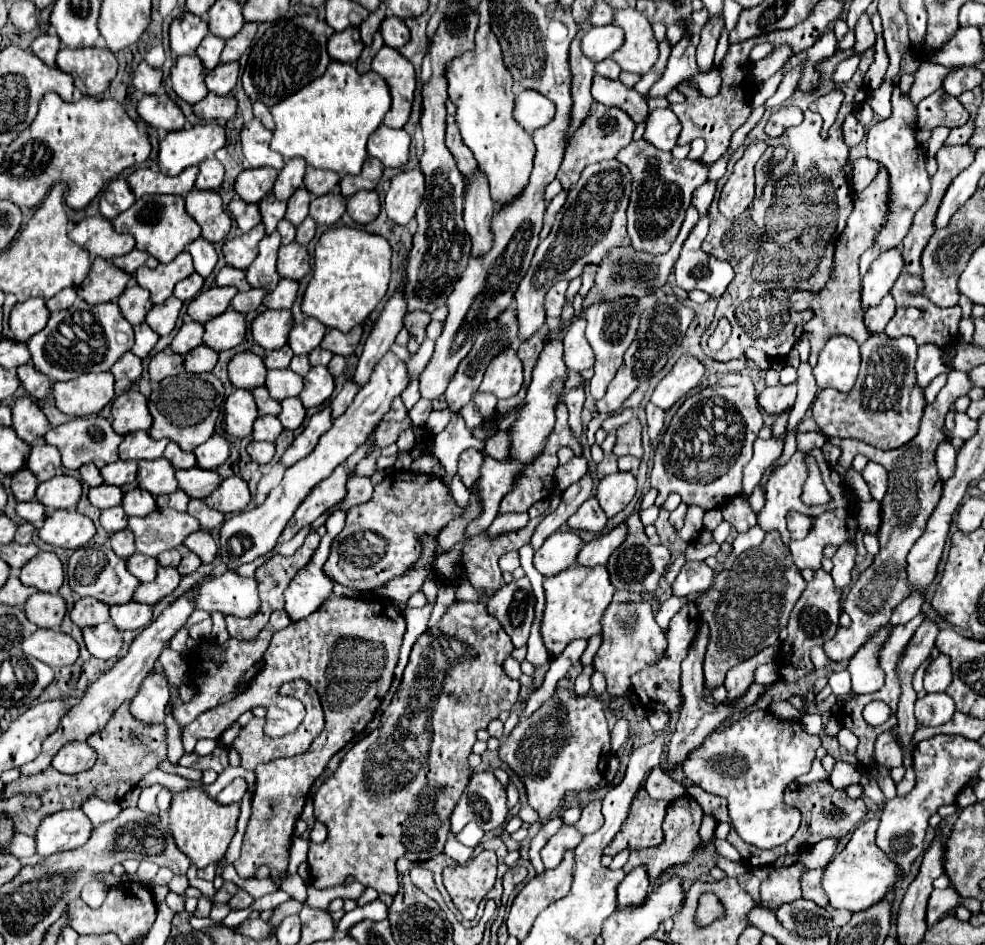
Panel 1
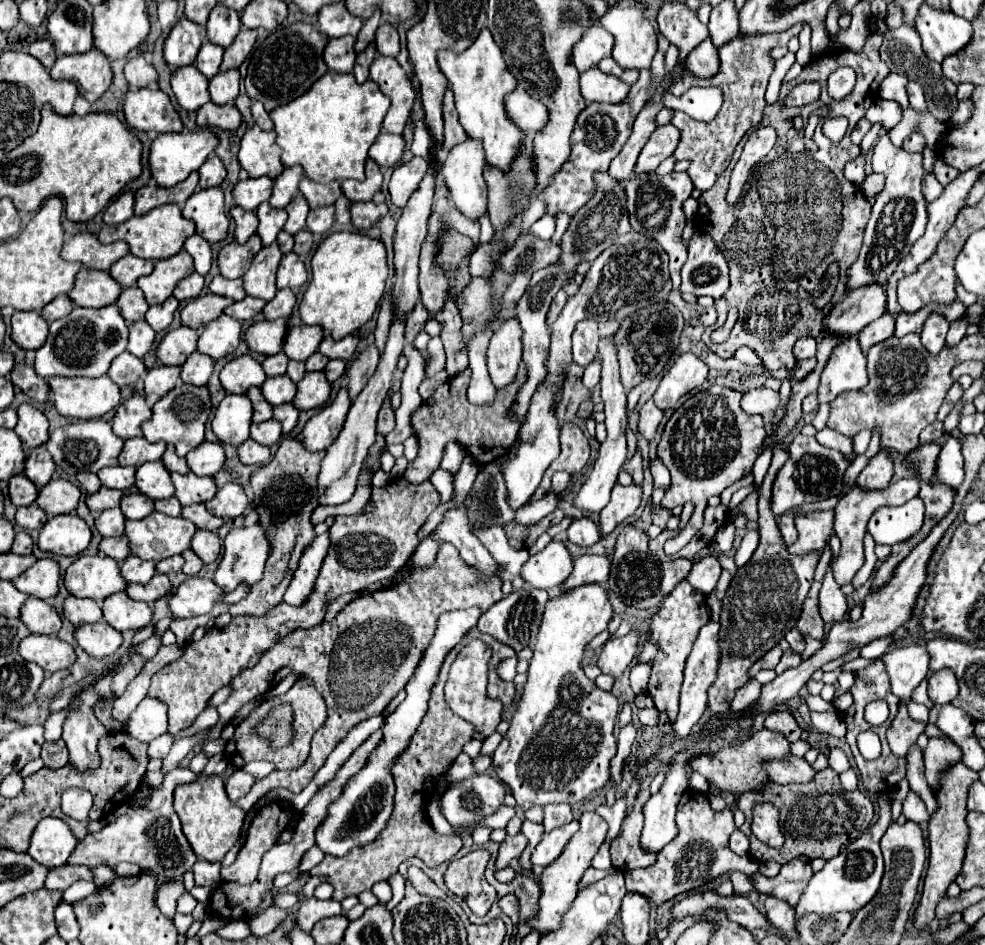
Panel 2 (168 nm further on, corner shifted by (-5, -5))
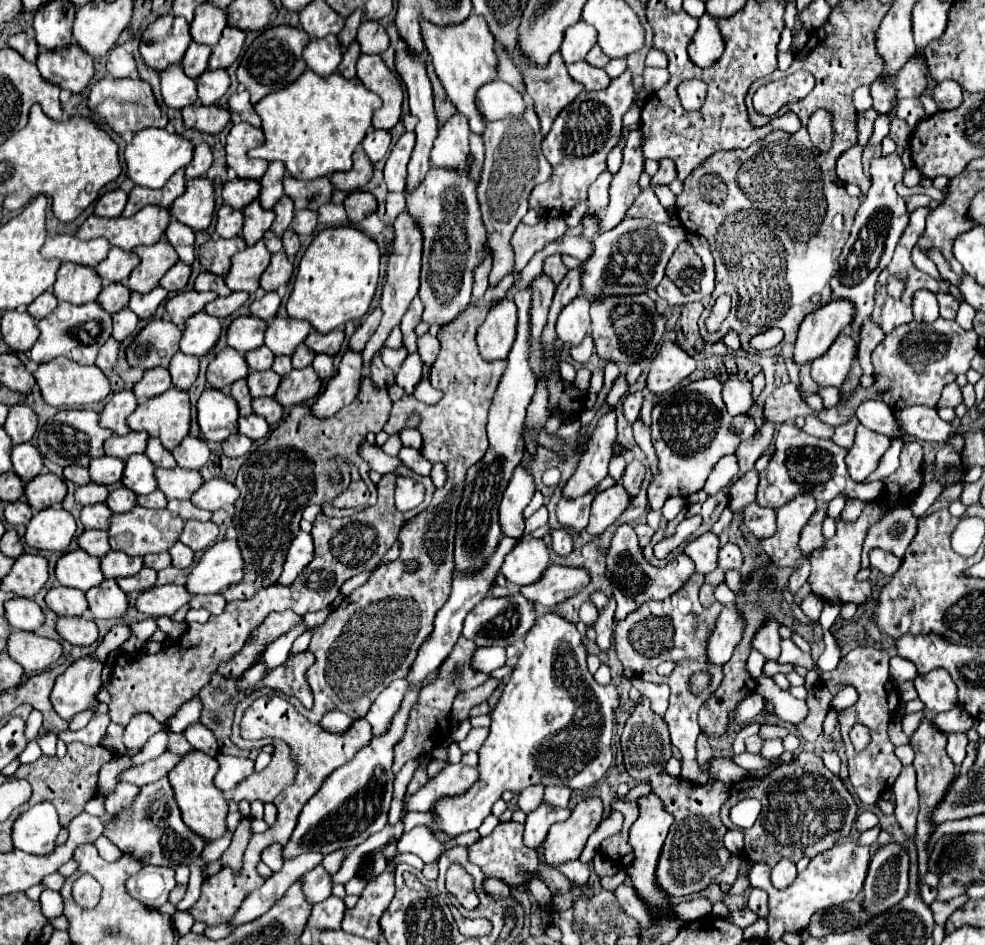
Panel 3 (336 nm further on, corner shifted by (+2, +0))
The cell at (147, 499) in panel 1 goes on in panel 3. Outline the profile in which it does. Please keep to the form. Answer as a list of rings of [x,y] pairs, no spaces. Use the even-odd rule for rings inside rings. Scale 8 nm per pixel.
[[[119,487],[109,493],[107,505],[113,513],[127,513],[137,505],[137,495],[133,491],[129,491],[127,487]]]

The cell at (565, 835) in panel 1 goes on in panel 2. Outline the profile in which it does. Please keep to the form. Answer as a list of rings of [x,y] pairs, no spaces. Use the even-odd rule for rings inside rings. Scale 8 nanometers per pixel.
[[[572,820],[564,826],[558,826],[550,832],[544,832],[542,840],[532,850],[532,864],[534,866],[552,864],[552,860],[556,860],[556,856],[560,856],[560,852],[564,850],[564,844],[570,840],[570,836],[574,832],[578,832],[578,820]]]

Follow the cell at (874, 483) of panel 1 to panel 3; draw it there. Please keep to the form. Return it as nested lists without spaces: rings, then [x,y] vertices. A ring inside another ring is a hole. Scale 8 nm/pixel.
[[[863,425],[857,427],[855,445],[849,449],[845,463],[853,481],[865,481],[879,465],[879,459],[889,449],[891,439],[881,433],[873,433]]]

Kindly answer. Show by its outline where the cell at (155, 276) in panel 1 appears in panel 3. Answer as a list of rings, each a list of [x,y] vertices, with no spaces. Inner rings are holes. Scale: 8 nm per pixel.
[[[161,239],[151,247],[137,247],[135,253],[141,259],[129,275],[129,289],[135,293],[149,293],[153,287],[159,287],[161,277],[179,261],[167,239]]]

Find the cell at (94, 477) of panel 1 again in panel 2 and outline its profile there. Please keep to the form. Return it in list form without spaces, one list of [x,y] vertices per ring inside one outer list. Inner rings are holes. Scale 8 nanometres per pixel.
[[[80,472],[78,476],[76,476],[76,480],[80,482],[80,486],[84,486],[86,488],[86,492],[88,494],[94,494],[102,484],[100,484],[100,480],[98,480],[98,476],[96,474],[92,474],[92,472]]]

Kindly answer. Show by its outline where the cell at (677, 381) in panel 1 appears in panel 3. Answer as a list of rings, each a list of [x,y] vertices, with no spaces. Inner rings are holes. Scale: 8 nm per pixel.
[[[667,341],[661,345],[659,353],[653,359],[647,389],[655,395],[665,395],[673,391],[683,379],[687,379],[697,367],[697,361],[687,355],[679,345]]]

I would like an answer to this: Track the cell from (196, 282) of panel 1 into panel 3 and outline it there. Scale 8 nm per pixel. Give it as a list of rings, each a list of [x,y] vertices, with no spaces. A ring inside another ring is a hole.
[[[177,261],[177,263],[165,273],[165,277],[161,279],[161,287],[165,287],[165,289],[171,291],[171,293],[177,293],[177,291],[181,291],[181,289],[187,285],[189,275],[191,275],[191,267],[185,265],[185,263],[181,263],[181,261]]]

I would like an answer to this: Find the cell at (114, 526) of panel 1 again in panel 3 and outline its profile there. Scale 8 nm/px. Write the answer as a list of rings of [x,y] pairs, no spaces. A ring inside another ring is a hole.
[[[95,503],[95,505],[85,505],[81,511],[81,523],[85,529],[109,529],[109,519],[113,513],[105,503]]]

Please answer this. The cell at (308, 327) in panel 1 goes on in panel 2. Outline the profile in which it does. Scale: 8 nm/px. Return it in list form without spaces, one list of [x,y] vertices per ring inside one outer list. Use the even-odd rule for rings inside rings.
[[[296,326],[286,332],[282,352],[290,360],[306,360],[310,354],[316,352],[320,340],[324,338],[324,332],[320,326]]]

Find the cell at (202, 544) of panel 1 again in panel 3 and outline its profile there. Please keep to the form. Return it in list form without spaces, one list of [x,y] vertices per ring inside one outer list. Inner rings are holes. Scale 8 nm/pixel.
[[[187,521],[183,535],[181,535],[181,543],[185,543],[187,547],[191,547],[193,551],[205,551],[209,545],[213,545],[217,541],[217,525],[207,521]]]

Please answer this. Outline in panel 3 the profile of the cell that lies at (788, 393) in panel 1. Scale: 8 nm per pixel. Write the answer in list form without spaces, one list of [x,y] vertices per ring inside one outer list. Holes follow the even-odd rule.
[[[731,379],[723,383],[723,401],[727,405],[727,411],[731,415],[743,415],[751,409],[753,405],[753,387],[751,381],[739,381]]]

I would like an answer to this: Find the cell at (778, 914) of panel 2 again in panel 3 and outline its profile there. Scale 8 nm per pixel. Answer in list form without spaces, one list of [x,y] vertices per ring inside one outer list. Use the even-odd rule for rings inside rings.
[[[751,889],[749,893],[749,909],[755,911],[759,917],[765,917],[769,913],[769,903],[767,903],[769,895],[761,889]]]

